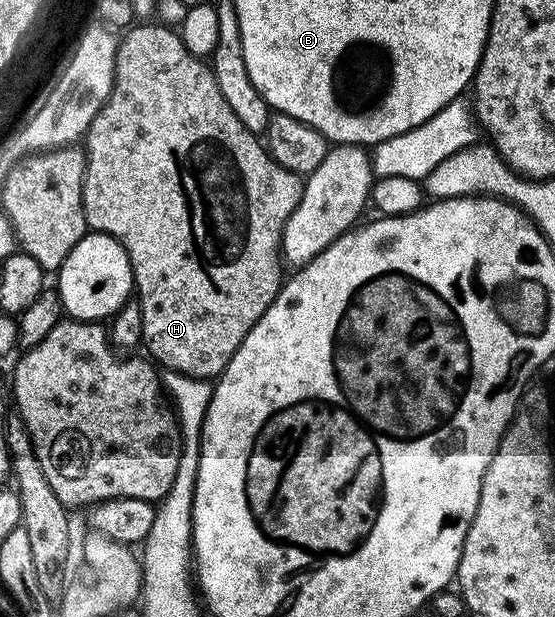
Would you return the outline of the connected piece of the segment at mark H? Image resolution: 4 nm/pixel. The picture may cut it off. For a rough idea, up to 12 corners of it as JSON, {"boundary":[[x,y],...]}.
{"boundary":[[165,24],[84,135],[159,367],[214,380],[276,300],[304,178]]}

